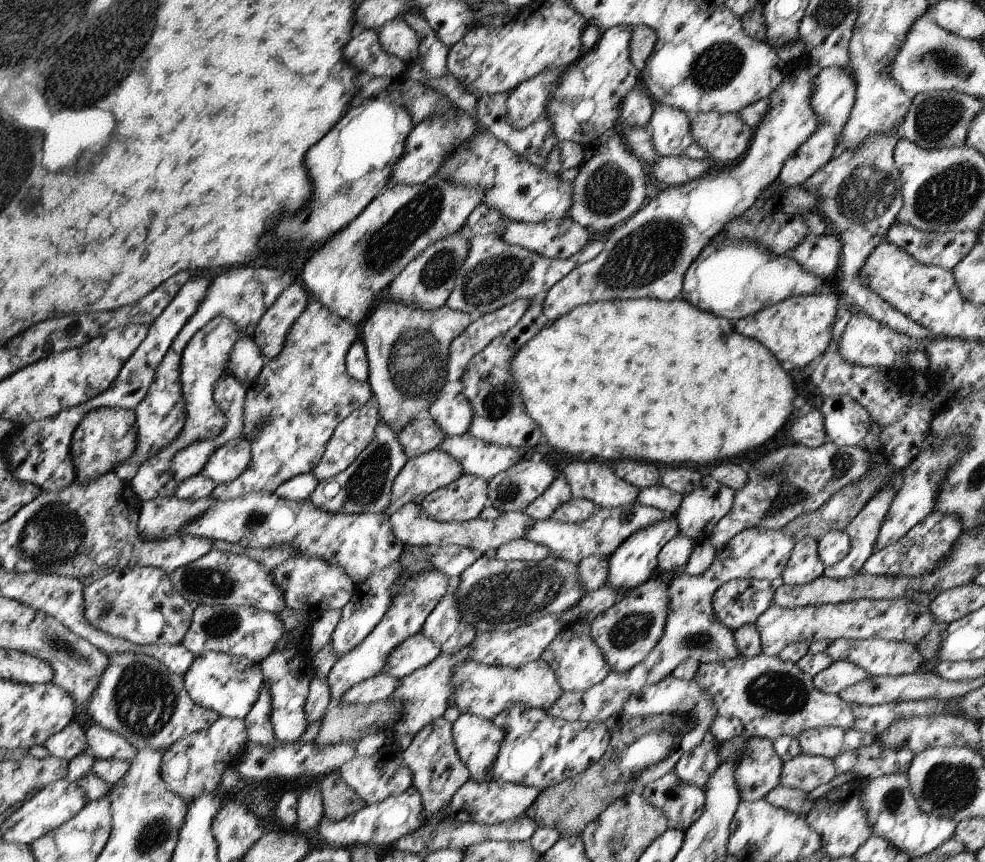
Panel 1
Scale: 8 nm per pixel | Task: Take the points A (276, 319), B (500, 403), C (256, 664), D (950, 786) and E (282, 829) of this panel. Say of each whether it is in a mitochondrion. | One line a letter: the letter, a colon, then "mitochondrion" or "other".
A: other
B: mitochondrion
C: other
D: mitochondrion
E: other

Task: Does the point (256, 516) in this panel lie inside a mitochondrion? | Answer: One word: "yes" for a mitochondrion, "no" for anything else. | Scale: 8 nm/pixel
yes

